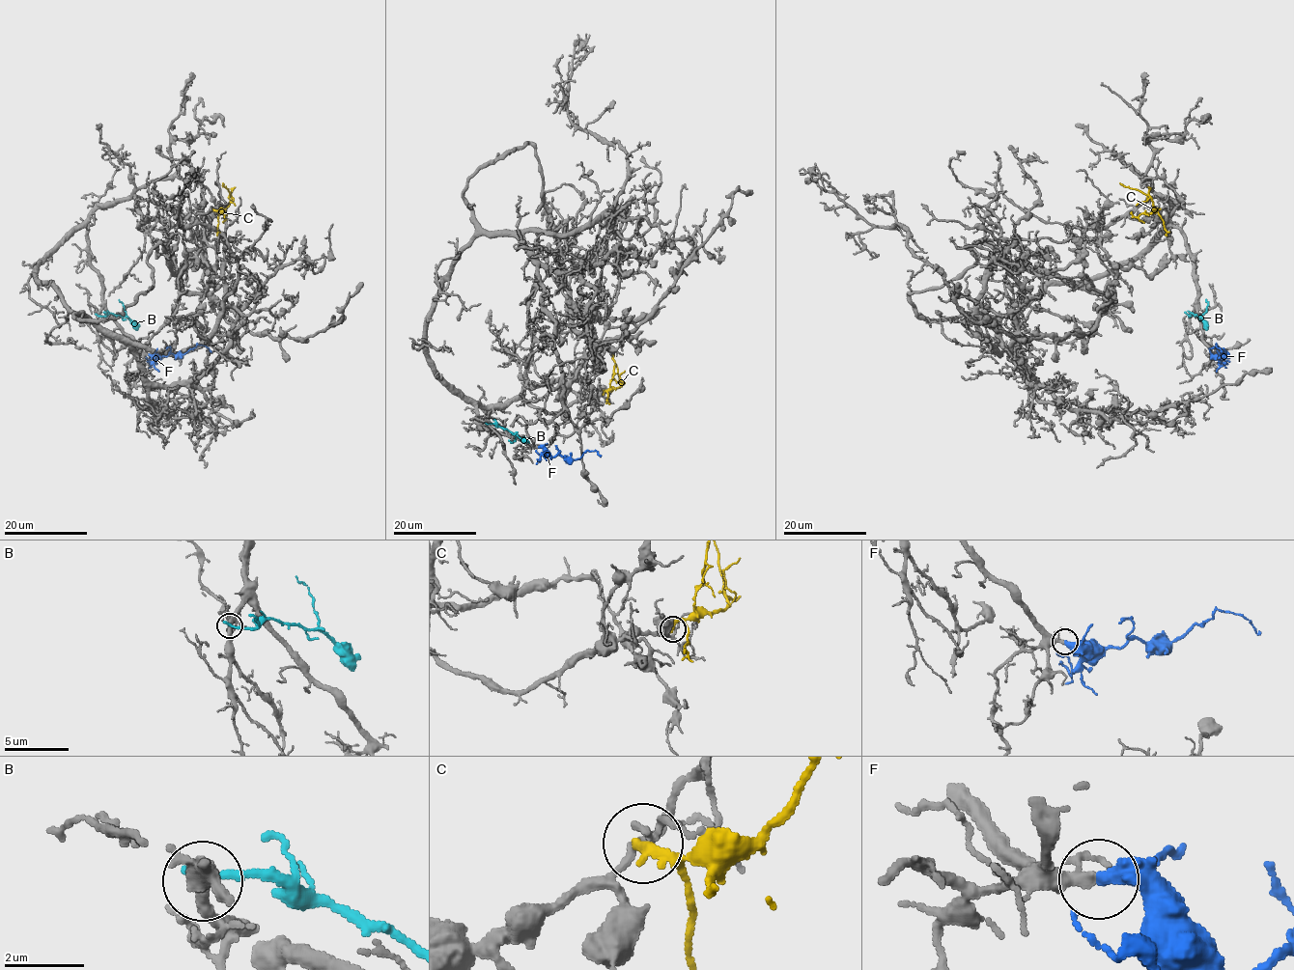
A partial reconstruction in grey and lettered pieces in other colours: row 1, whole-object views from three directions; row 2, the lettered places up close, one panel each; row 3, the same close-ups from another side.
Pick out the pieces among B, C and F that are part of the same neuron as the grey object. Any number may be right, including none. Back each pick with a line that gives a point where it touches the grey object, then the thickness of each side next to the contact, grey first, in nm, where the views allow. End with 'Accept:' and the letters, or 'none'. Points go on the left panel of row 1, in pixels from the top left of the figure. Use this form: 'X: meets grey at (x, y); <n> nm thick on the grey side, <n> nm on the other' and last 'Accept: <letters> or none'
F: meets grey at (149, 354); 220 nm thick on the grey side, 440 nm on the other
Accept: F

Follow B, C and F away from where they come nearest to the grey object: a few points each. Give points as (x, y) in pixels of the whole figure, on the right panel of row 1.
B: (1190, 315), (1200, 316), (1206, 310), (1205, 299)
C: (1159, 208), (1155, 209), (1151, 198), (1119, 182)
F: (1213, 354), (1222, 356), (1220, 354), (1225, 353), (1216, 344), (1221, 352)

